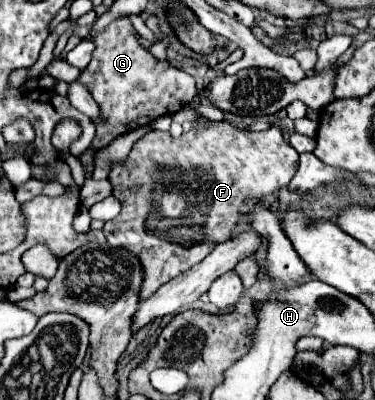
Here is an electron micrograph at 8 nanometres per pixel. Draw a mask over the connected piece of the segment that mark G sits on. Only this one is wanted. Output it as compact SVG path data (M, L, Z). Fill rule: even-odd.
M127 16L107 24L105 30L93 36L93 44L93 58L77 80L93 94L105 120L103 124L97 122L95 142L91 144L95 152L109 146L121 134L127 134L139 126L147 126L161 116L175 114L183 108L183 104L191 104L195 94L199 94L193 78L187 72L157 60L137 42L135 28Z

